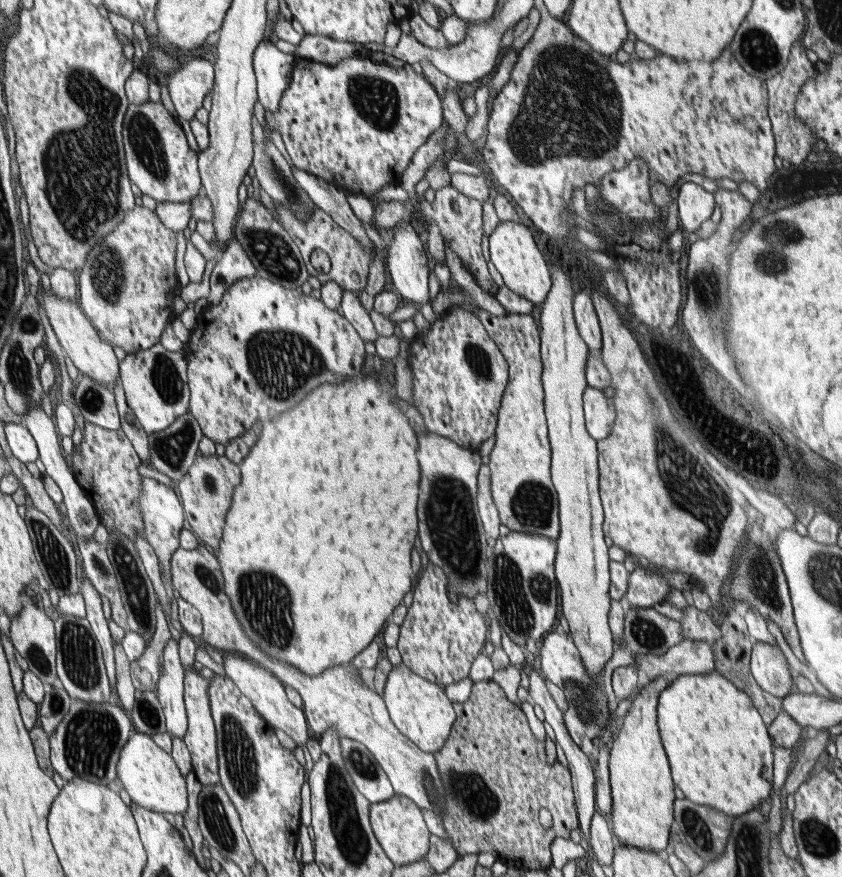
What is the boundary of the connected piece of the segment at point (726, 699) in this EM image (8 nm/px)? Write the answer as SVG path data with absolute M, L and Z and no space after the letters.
M717 670L707 674L683 674L671 680L669 686L659 694L657 726L673 786L679 788L687 800L693 804L711 806L729 818L737 818L739 814L747 814L767 804L771 796L773 772L773 744L767 724L753 706L751 698Z

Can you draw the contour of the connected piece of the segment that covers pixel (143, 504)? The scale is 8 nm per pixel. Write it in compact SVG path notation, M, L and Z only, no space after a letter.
M141 476L141 496L139 496L139 510L141 510L141 518L143 518L143 538L147 540L147 544L153 548L155 556L157 556L157 562L159 562L159 576L161 576L161 586L165 590L165 596L167 596L167 606L163 608L169 608L169 600L175 596L173 592L173 586L171 586L171 574L169 574L169 560L173 556L173 552L177 550L179 546L179 530L181 530L181 522L183 522L183 506L179 506L177 502L177 496L173 494L171 488L167 488L165 484L153 480L153 478L143 478Z

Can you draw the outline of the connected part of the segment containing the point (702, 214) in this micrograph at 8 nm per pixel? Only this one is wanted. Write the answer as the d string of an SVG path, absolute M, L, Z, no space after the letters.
M683 182L677 192L677 214L679 214L679 224L687 232L697 232L699 224L707 220L713 212L715 198L713 194L705 192L701 186L693 182Z

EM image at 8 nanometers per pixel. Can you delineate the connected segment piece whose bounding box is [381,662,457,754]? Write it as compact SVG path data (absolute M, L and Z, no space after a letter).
M401 662L401 664L393 666L391 672L387 674L381 698L389 706L389 716L391 716L393 724L397 724L399 732L405 734L419 750L423 750L427 754L441 750L441 746L447 742L447 738L451 734L453 718L457 718L457 714L453 714L451 702L445 698L443 690L435 682L429 682L429 680L417 676L411 668L407 668Z

